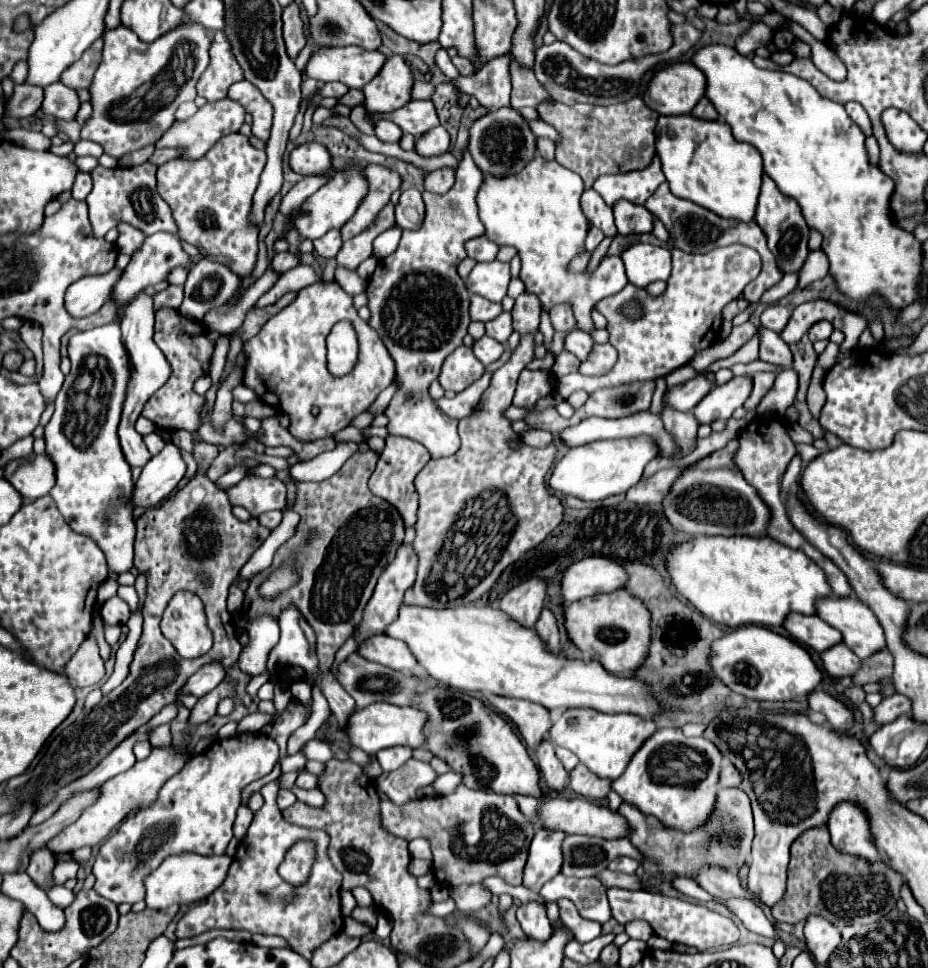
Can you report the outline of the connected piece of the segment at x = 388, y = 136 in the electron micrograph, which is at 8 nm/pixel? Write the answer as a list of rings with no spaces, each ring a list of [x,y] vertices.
[[[375,121],[375,135],[379,137],[379,141],[399,143],[403,131],[395,123],[391,123],[391,121]]]

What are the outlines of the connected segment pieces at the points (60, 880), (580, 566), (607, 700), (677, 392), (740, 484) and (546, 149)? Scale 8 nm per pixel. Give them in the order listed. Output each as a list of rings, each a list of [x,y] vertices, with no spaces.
[[[57,863],[57,867],[53,869],[53,885],[63,885],[67,879],[75,879],[77,869],[77,863]]]
[[[603,555],[585,556],[571,563],[561,577],[561,595],[565,605],[583,597],[611,593],[623,587],[627,575],[615,561],[607,561]]]
[[[401,603],[397,619],[383,631],[393,639],[403,641],[415,655],[417,663],[427,671],[429,677],[459,691],[481,691],[503,697],[517,697],[535,701],[547,709],[569,709],[569,707],[591,707],[603,713],[635,713],[651,719],[661,713],[659,703],[651,697],[649,687],[633,677],[619,677],[607,673],[597,661],[569,661],[565,657],[545,651],[543,641],[535,629],[523,629],[513,625],[511,617],[493,607],[447,607],[431,609],[419,605]]]
[[[701,371],[687,383],[681,383],[665,393],[667,407],[675,405],[675,409],[689,411],[711,391],[711,387],[713,387],[713,373]]]
[[[731,439],[725,449],[713,451],[695,465],[681,471],[663,497],[663,515],[687,535],[767,535],[769,509],[757,491],[743,479],[733,457],[739,441]]]
[[[537,137],[535,141],[537,145],[537,153],[543,157],[543,159],[555,159],[555,143],[551,139],[545,139],[545,137]]]

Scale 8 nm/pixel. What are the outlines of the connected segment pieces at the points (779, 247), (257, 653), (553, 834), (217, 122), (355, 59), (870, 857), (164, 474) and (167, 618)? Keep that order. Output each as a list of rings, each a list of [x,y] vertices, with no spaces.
[[[763,175],[763,183],[761,183],[761,195],[759,195],[759,203],[757,203],[757,211],[755,211],[755,221],[759,223],[759,227],[763,227],[767,241],[769,241],[769,249],[771,253],[777,257],[779,267],[783,269],[783,273],[791,273],[791,271],[799,271],[807,259],[807,239],[809,239],[809,227],[803,219],[801,207],[793,197],[783,195],[777,185],[771,181],[769,175]]]
[[[259,615],[251,621],[239,621],[239,627],[247,629],[249,643],[241,649],[239,665],[249,675],[259,675],[265,671],[267,653],[279,641],[279,621],[273,615]]]
[[[535,829],[535,837],[529,847],[529,859],[525,865],[523,885],[539,891],[551,877],[555,877],[561,871],[563,865],[563,853],[561,843],[567,835],[559,831],[545,831]]]
[[[229,97],[213,101],[213,103],[205,103],[187,121],[173,123],[173,127],[159,139],[159,143],[155,147],[157,149],[163,149],[163,147],[181,147],[183,149],[181,157],[187,157],[187,159],[203,157],[203,153],[207,153],[207,149],[211,149],[211,145],[215,145],[223,135],[229,135],[229,133],[235,133],[235,131],[241,129],[243,115],[245,115],[245,109],[237,101],[233,101]]]
[[[319,47],[307,61],[303,73],[315,81],[341,81],[351,89],[363,89],[387,57],[381,51],[363,51],[359,47]]]
[[[851,803],[837,805],[829,815],[831,843],[837,851],[867,859],[871,863],[879,861],[879,851],[869,839],[869,825],[865,813]]]
[[[173,443],[165,445],[165,449],[143,467],[141,477],[135,485],[133,505],[143,509],[159,505],[161,499],[167,499],[173,493],[185,471],[187,465],[181,455],[181,449]]]
[[[189,591],[177,592],[169,601],[161,621],[163,635],[185,659],[201,657],[213,645],[203,603],[197,595],[192,594]]]

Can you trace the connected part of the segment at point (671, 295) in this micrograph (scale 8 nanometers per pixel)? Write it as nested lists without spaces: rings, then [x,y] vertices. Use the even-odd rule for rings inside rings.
[[[731,245],[715,249],[705,255],[673,249],[673,271],[667,281],[665,293],[653,297],[645,289],[629,283],[619,293],[605,297],[597,303],[599,313],[607,319],[609,343],[619,353],[615,367],[599,377],[579,373],[563,375],[557,379],[557,393],[567,399],[577,389],[593,393],[595,389],[607,385],[651,379],[651,361],[655,361],[655,379],[665,377],[671,371],[683,367],[693,359],[697,351],[713,345],[719,339],[721,309],[743,293],[745,285],[759,275],[759,269],[761,269],[759,253],[755,253],[755,249],[747,249],[745,245]],[[631,299],[637,299],[643,305],[645,315],[639,321],[627,321],[619,315],[619,309]]]

